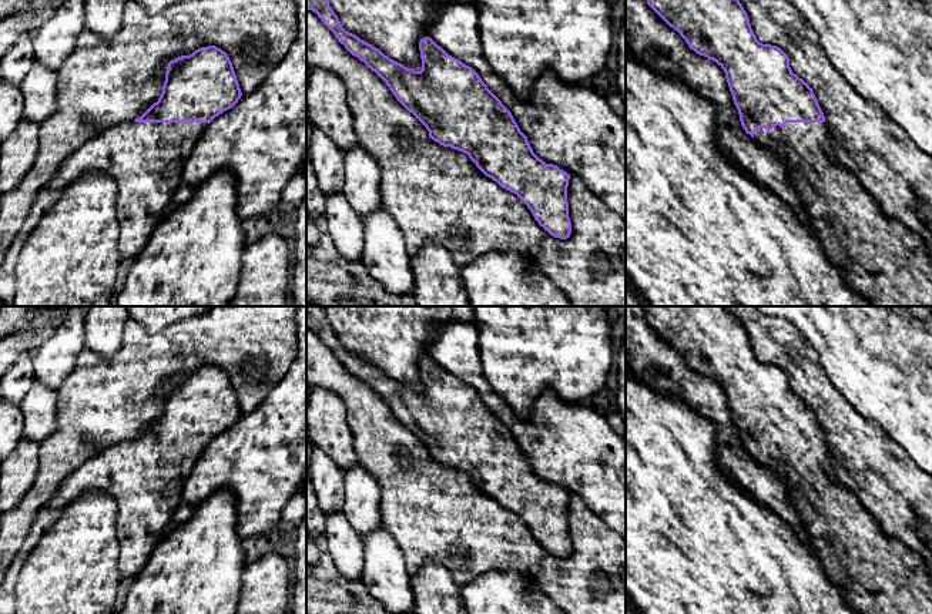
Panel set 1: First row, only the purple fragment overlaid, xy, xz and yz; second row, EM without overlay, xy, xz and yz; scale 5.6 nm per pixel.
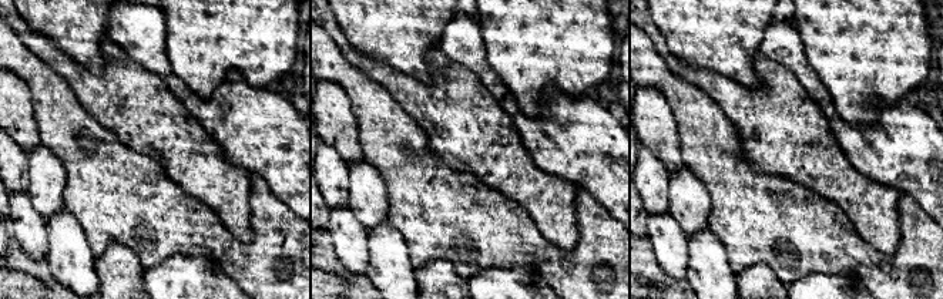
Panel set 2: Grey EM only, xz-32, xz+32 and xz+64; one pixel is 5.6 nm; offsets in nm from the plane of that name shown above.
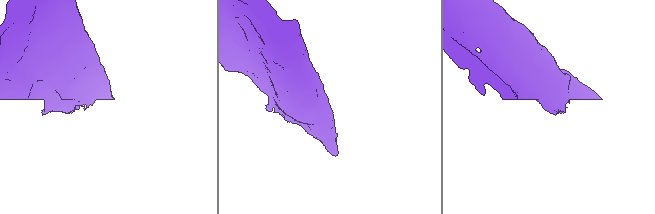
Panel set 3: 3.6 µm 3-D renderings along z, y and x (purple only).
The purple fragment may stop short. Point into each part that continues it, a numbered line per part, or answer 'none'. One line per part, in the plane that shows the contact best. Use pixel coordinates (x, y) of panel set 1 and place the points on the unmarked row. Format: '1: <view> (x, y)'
1: yz (879, 574)

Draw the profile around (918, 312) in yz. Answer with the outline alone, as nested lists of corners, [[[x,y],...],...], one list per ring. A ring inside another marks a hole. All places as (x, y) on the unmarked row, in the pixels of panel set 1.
[[[895,306],[899,312],[909,318],[926,321],[932,313],[928,306]]]

